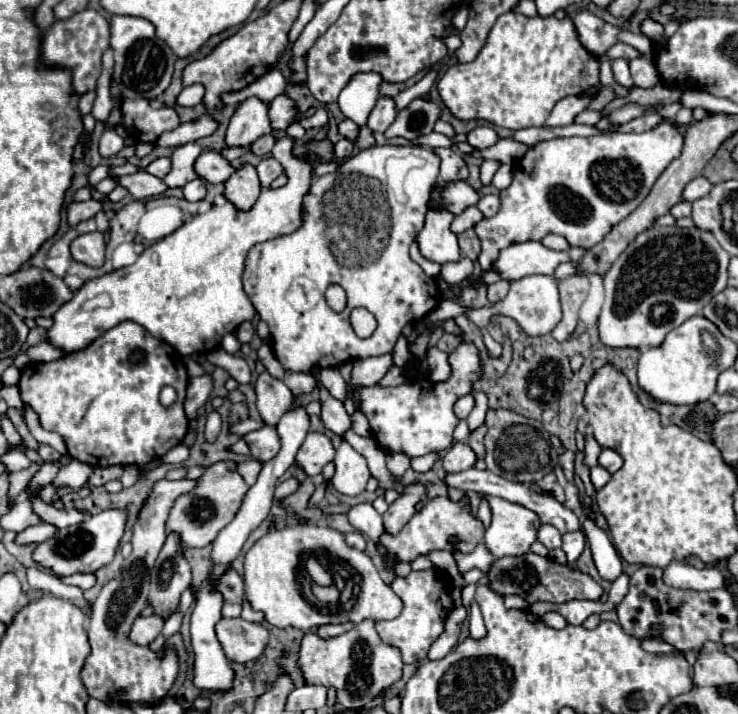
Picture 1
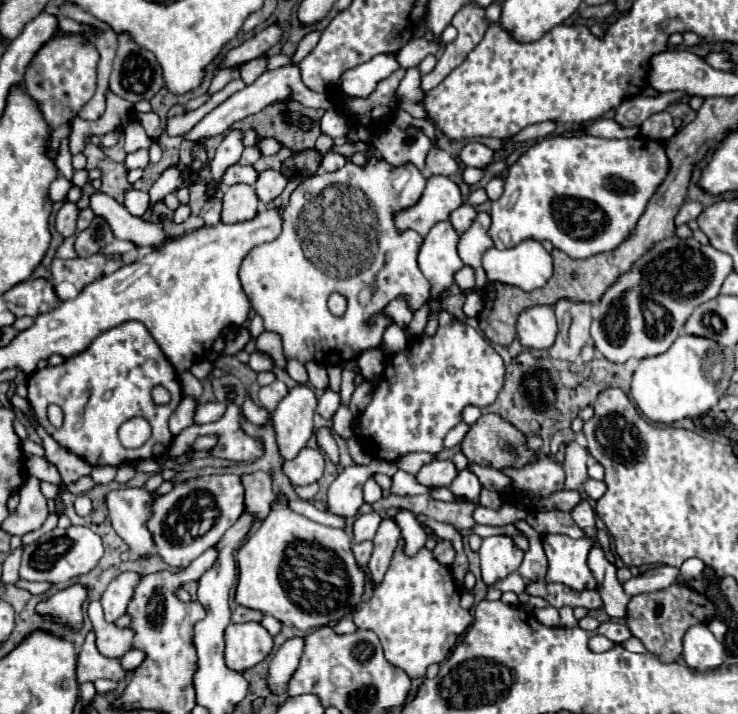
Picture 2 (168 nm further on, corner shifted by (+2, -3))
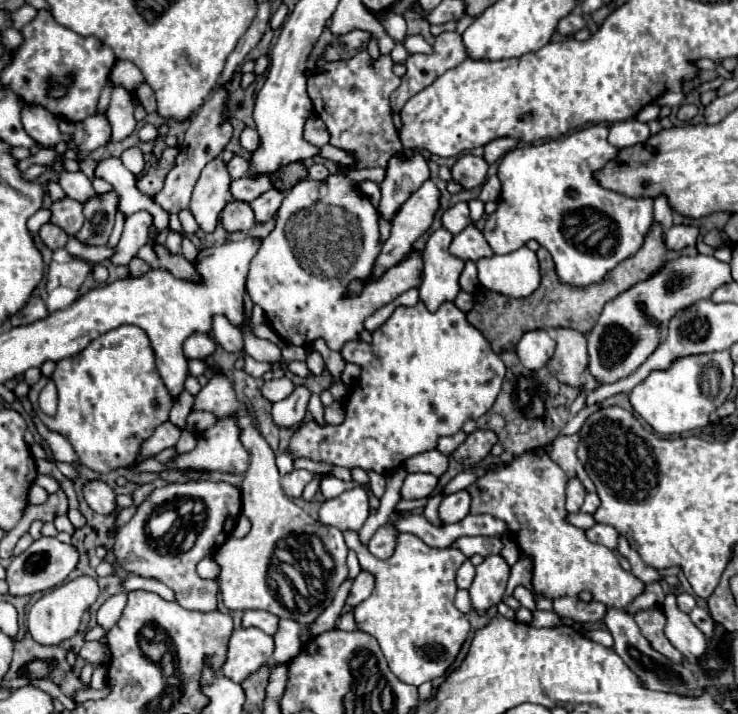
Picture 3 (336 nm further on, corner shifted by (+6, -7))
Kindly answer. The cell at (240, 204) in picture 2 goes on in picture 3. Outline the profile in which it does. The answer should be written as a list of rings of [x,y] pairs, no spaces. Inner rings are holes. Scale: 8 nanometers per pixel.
[[[241,200],[229,202],[221,212],[221,224],[227,232],[251,230],[255,226],[255,216],[253,216],[251,206]]]

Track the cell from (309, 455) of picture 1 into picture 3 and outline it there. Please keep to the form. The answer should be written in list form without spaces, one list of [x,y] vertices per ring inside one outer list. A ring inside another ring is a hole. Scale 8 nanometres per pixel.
[[[293,470],[293,472],[289,472],[289,474],[285,474],[285,476],[281,478],[281,486],[283,486],[283,490],[285,490],[287,496],[299,498],[301,492],[303,492],[303,488],[305,488],[313,478],[315,478],[315,474],[307,472],[307,470]]]

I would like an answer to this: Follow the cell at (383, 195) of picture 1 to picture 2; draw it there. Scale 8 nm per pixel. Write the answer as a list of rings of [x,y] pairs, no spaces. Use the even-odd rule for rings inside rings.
[[[367,160],[363,168],[347,162],[335,172],[313,174],[305,178],[293,190],[283,214],[281,234],[273,242],[253,248],[243,260],[239,272],[251,306],[265,320],[265,330],[281,334],[287,358],[297,358],[299,362],[313,360],[323,366],[347,364],[361,352],[381,344],[383,330],[391,324],[381,310],[393,298],[405,294],[411,310],[421,308],[429,300],[431,286],[417,264],[417,252],[421,250],[423,236],[415,230],[397,232],[393,226],[393,214],[413,206],[421,198],[423,190],[425,176],[413,164],[393,168],[385,160]],[[333,292],[347,298],[347,310],[339,318],[327,308],[327,300]],[[375,314],[377,320],[369,324],[369,318]]]

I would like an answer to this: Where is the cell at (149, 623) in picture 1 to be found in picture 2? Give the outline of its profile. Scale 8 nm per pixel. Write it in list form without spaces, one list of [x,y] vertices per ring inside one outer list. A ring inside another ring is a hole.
[[[89,602],[87,614],[97,636],[97,650],[107,658],[121,658],[131,648],[133,632],[129,628],[117,628],[115,624],[105,622],[101,602]]]

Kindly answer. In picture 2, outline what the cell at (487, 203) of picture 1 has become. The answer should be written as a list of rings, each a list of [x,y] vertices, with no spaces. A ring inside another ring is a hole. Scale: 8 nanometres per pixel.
[[[481,212],[481,214],[477,214],[471,228],[467,232],[463,232],[461,238],[459,238],[459,256],[461,256],[461,260],[475,268],[475,278],[477,278],[475,292],[481,292],[487,284],[485,270],[481,268],[481,256],[489,248],[493,248],[493,240],[487,234],[489,224],[491,224],[491,216]]]

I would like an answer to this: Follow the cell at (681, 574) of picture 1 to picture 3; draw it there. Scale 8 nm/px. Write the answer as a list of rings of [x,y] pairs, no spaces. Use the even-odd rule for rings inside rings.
[[[527,452],[507,466],[481,476],[467,490],[471,492],[471,514],[491,514],[507,522],[519,548],[533,560],[533,588],[547,596],[577,596],[589,590],[605,606],[629,606],[645,592],[645,584],[631,572],[621,570],[617,556],[603,544],[589,542],[583,530],[565,522],[567,476],[547,454],[537,458]]]

